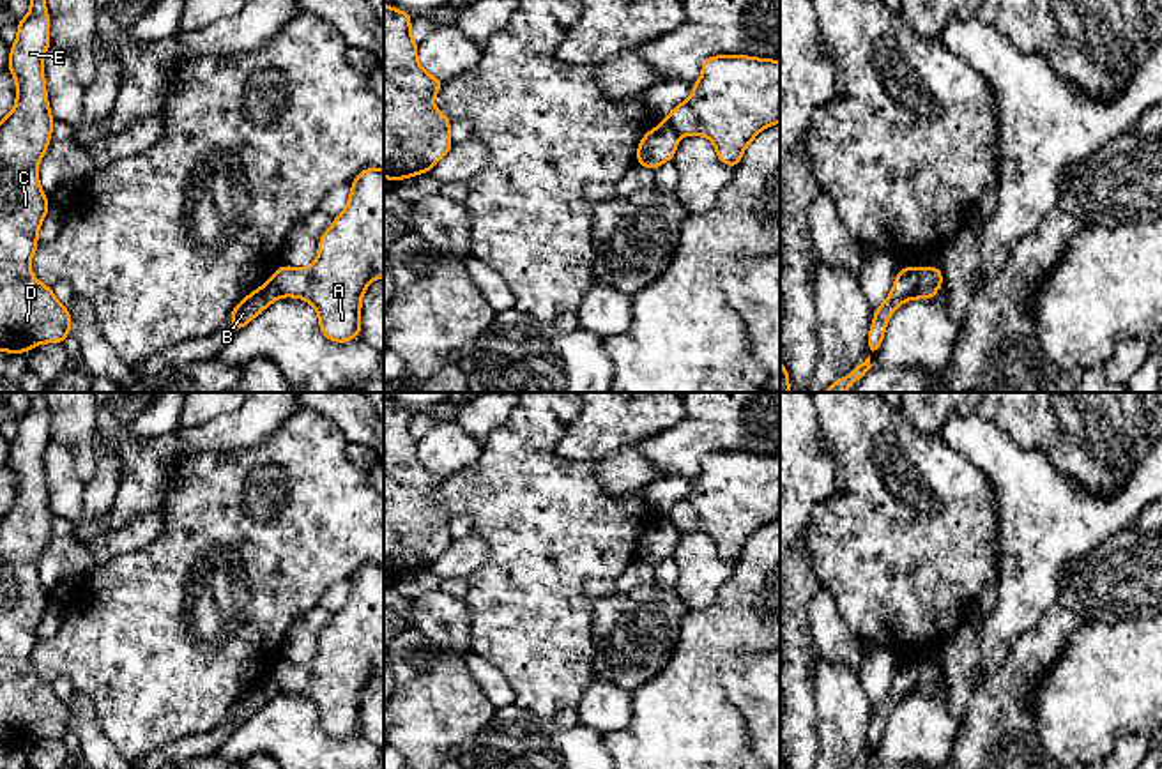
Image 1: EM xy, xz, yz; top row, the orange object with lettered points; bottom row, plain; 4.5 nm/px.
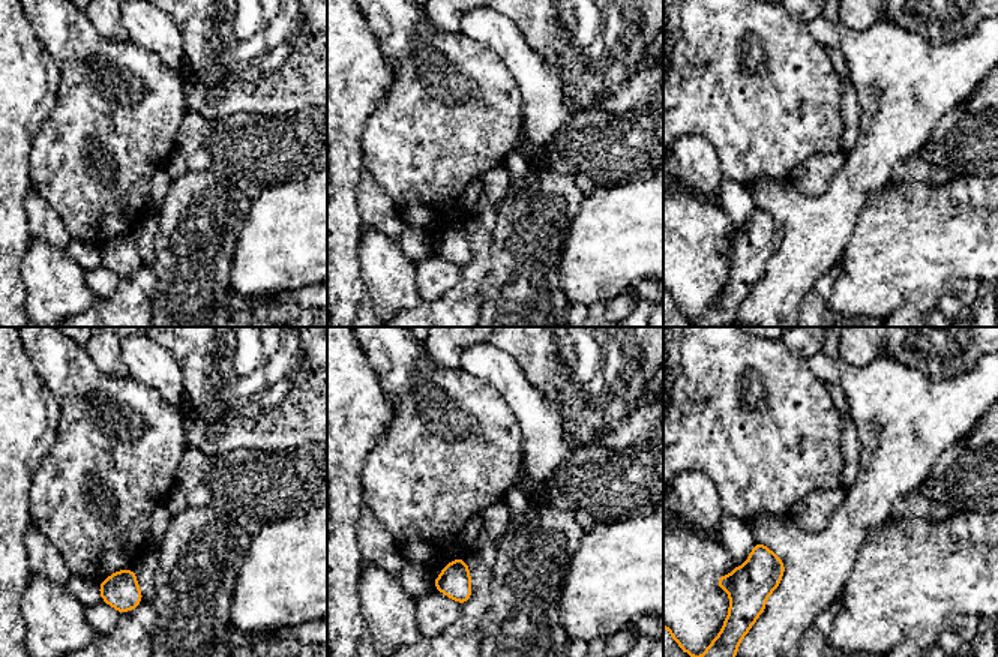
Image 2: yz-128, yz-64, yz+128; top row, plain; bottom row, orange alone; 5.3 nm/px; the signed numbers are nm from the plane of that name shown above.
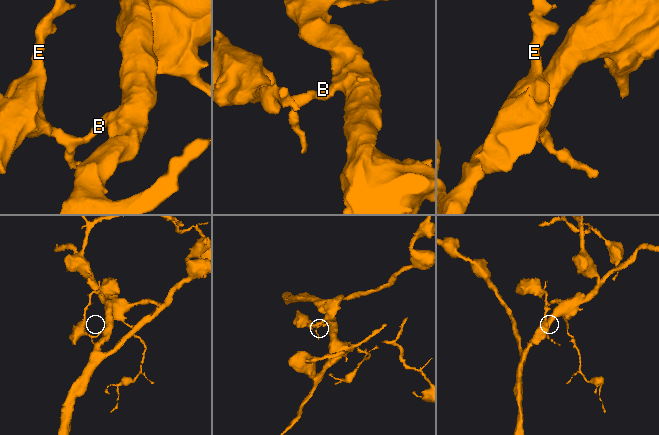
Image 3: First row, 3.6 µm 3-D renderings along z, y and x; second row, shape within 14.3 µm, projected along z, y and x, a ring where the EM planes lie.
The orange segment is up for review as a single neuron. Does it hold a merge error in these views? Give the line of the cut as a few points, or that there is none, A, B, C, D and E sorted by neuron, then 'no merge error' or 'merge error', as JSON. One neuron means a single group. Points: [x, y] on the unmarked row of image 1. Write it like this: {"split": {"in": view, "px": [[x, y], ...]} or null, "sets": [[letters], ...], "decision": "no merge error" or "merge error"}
{"split": {"in": "yz", "px": [[918, 665], [918, 681], [913, 693]]}, "sets": [["A"], ["B", "C", "D", "E"]], "decision": "merge error"}

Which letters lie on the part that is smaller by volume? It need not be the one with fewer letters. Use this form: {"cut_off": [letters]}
{"cut_off": ["B", "C", "D", "E"]}

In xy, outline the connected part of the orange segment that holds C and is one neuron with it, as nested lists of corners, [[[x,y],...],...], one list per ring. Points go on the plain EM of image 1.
[[[30,392],[30,408],[18,419],[18,433],[7,460],[16,474],[18,493],[14,506],[0,518],[0,748],[9,750],[27,750],[41,739],[64,739],[71,725],[69,705],[30,666],[30,656],[39,642],[37,626],[50,605],[37,569],[55,520],[42,465],[50,440],[44,392]]]

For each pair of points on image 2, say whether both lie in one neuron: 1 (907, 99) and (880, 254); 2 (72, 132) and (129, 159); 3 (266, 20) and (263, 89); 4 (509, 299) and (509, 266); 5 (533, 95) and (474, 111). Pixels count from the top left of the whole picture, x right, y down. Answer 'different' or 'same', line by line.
1: different
2: same
3: same
4: same
5: different

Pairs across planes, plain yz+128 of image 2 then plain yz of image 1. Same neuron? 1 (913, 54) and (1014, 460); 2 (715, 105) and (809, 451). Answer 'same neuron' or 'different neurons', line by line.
1: same neuron
2: different neurons

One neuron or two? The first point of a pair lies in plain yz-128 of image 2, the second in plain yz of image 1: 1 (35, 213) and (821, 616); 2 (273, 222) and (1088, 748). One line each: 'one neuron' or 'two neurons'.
1: one neuron
2: one neuron

